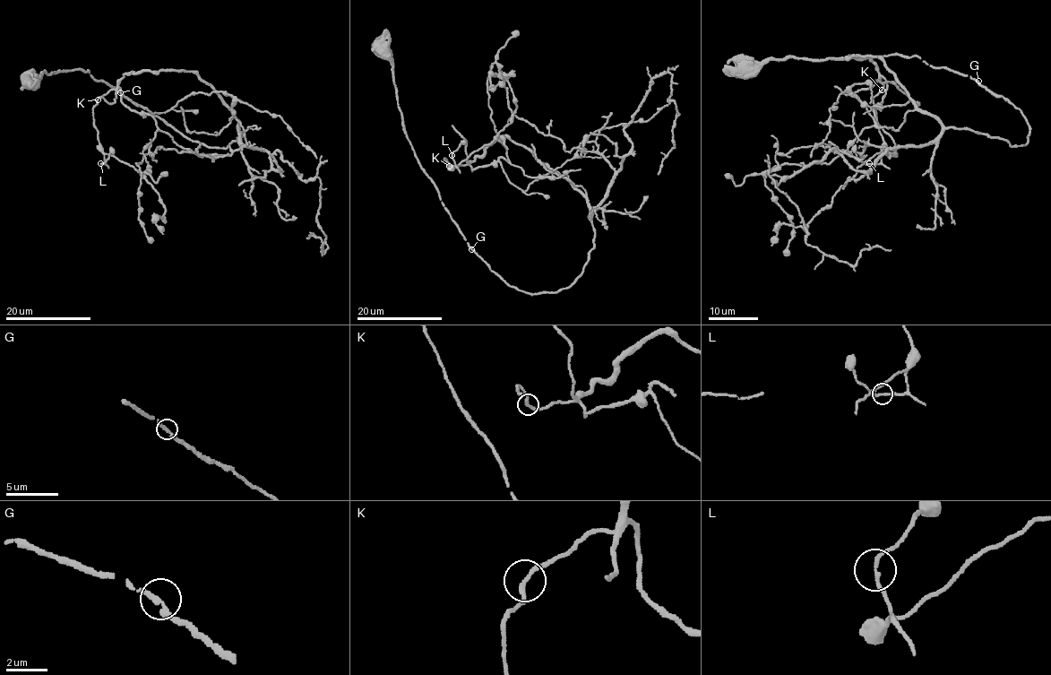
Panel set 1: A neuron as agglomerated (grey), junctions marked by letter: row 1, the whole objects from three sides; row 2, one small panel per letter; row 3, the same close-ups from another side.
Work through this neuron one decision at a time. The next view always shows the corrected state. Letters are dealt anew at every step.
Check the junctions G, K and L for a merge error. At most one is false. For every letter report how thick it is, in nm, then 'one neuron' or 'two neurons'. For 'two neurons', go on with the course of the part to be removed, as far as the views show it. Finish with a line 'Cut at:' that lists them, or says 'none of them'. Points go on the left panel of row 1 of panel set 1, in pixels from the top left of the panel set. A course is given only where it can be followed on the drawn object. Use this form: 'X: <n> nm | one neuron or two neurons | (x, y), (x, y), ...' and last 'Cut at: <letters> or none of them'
G: 200 nm | one neuron
K: 200 nm | one neuron
L: 180 nm | one neuron
Cut at: none of them

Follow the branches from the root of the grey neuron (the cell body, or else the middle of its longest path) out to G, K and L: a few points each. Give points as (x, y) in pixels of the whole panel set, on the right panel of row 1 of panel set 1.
G: (745, 67), (788, 57), (825, 59), (902, 55), (917, 56), (929, 65), (947, 67), (977, 81)
K: (745, 67), (917, 56), (1005, 98), (1028, 142), (944, 127), (879, 57), (848, 57), (869, 58), (881, 90)
L: (745, 67), (917, 56), (1029, 127), (1012, 146), (944, 127), (879, 57), (851, 56), (883, 84), (869, 164)

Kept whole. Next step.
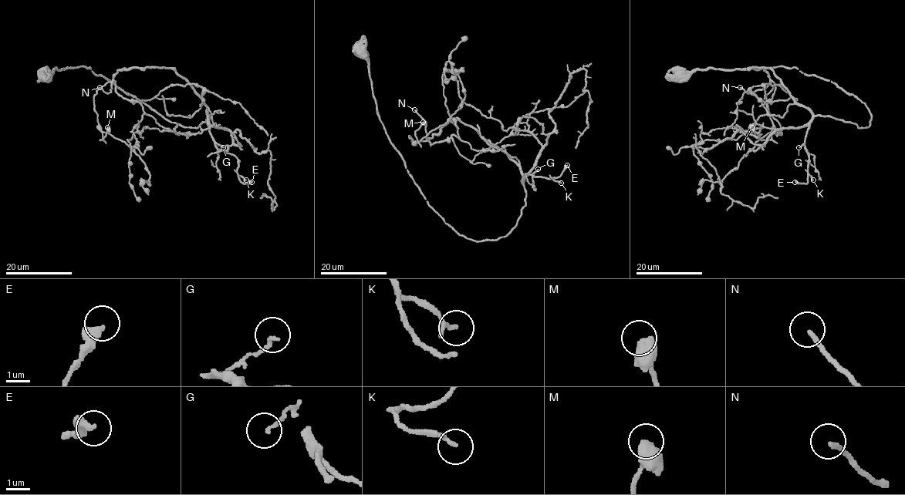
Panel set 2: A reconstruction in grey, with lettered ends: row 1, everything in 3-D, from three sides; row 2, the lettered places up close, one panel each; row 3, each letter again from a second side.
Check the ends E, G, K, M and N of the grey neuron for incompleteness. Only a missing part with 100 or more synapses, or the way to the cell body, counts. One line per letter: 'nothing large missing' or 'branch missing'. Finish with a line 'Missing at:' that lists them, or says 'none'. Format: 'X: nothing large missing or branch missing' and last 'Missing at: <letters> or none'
E: nothing large missing
G: nothing large missing
K: nothing large missing
M: nothing large missing
N: branch missing
Missing at: N

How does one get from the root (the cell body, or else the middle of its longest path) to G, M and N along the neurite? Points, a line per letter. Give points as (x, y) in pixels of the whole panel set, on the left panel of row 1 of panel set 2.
G: (45, 75), (55, 68), (89, 67), (172, 122), (197, 128), (211, 116), (209, 133), (223, 147)
M: (45, 75), (89, 67), (172, 122), (211, 116), (173, 69), (128, 68), (93, 96), (100, 139), (107, 127)
N: (45, 75), (89, 67), (172, 122), (197, 128), (211, 116), (170, 68), (119, 69), (110, 92), (99, 87)

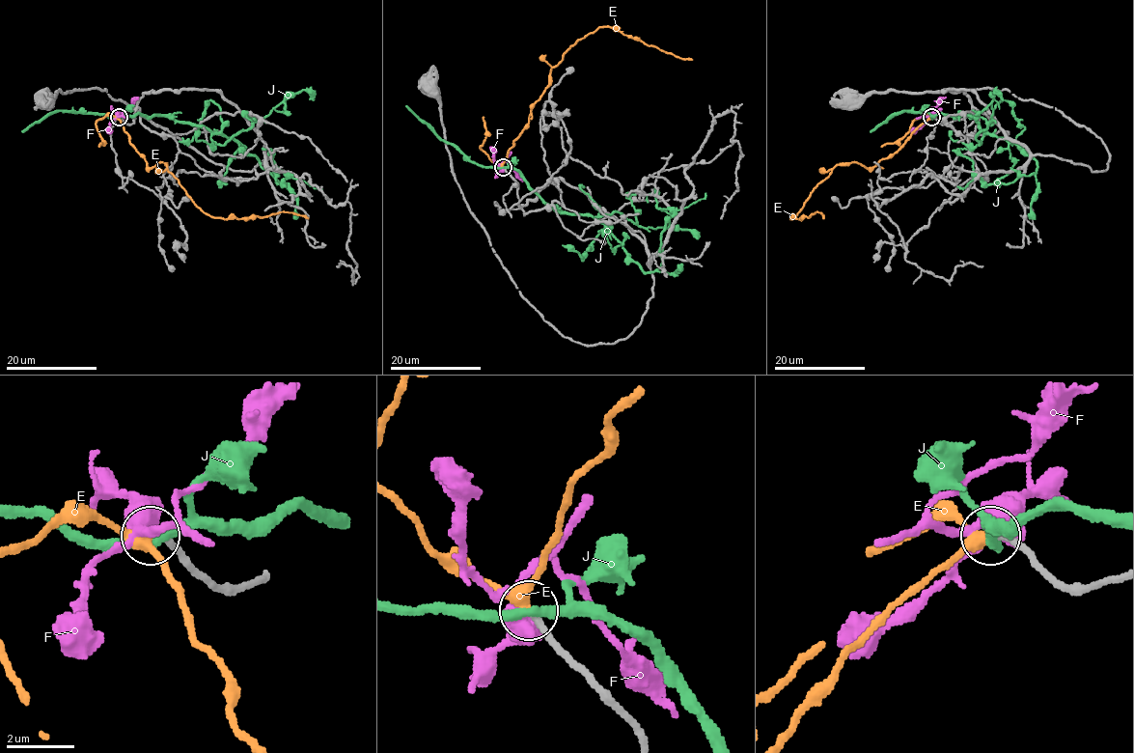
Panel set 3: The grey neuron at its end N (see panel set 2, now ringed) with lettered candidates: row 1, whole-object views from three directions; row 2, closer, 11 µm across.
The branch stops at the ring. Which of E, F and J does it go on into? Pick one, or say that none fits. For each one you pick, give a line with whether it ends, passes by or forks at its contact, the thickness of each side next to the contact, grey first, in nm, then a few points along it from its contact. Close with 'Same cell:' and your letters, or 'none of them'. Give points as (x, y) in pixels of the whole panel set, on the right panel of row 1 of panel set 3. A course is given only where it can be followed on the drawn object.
E: it passes by; 200 nm thick on the grey side, 320 nm on the other; it runs (931, 118), (874, 166), (864, 167), (859, 162), (836, 166), (790, 218), (809, 217), (816, 211), (823, 218)
Same cell: E

